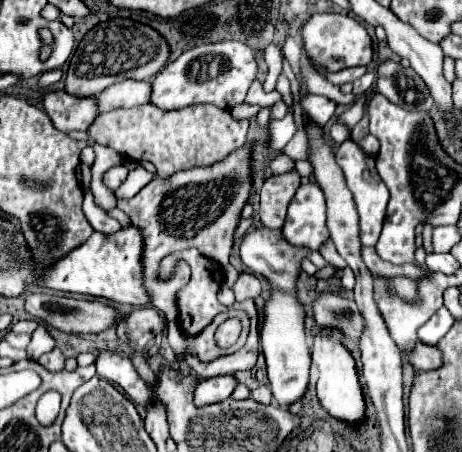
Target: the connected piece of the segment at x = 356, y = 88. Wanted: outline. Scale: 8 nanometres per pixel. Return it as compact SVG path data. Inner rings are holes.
M367 71L355 80L353 82L353 94L357 94L357 96L365 94L372 87L375 77L377 77L375 72Z

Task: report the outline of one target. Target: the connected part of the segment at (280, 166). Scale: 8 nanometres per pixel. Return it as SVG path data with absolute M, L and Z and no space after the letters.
M277 154L277 156L271 160L271 170L273 170L273 174L289 172L293 166L295 166L295 162L293 162L289 156L285 156L285 154Z

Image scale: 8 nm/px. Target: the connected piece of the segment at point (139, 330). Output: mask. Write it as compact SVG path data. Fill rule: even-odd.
M139 308L139 310L133 310L117 326L117 334L121 338L131 340L131 346L135 350L133 364L135 364L137 372L143 376L143 380L147 380L147 382L155 382L155 372L147 366L147 362L143 358L143 352L145 352L149 340L157 338L165 330L167 330L167 318L163 318L159 314L159 310L155 310L155 308Z

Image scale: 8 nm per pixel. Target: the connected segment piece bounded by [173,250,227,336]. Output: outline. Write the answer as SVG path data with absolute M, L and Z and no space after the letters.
M185 250L181 254L173 254L181 260L185 260L191 268L191 280L187 286L183 286L179 292L177 292L177 306L179 306L179 320L181 320L181 326L183 326L183 332L193 336L193 332L201 332L215 316L217 312L225 312L227 308L217 300L217 288L221 284L221 278L223 278L223 272L221 272L221 266L219 264L213 264L213 260L201 256L197 250Z

